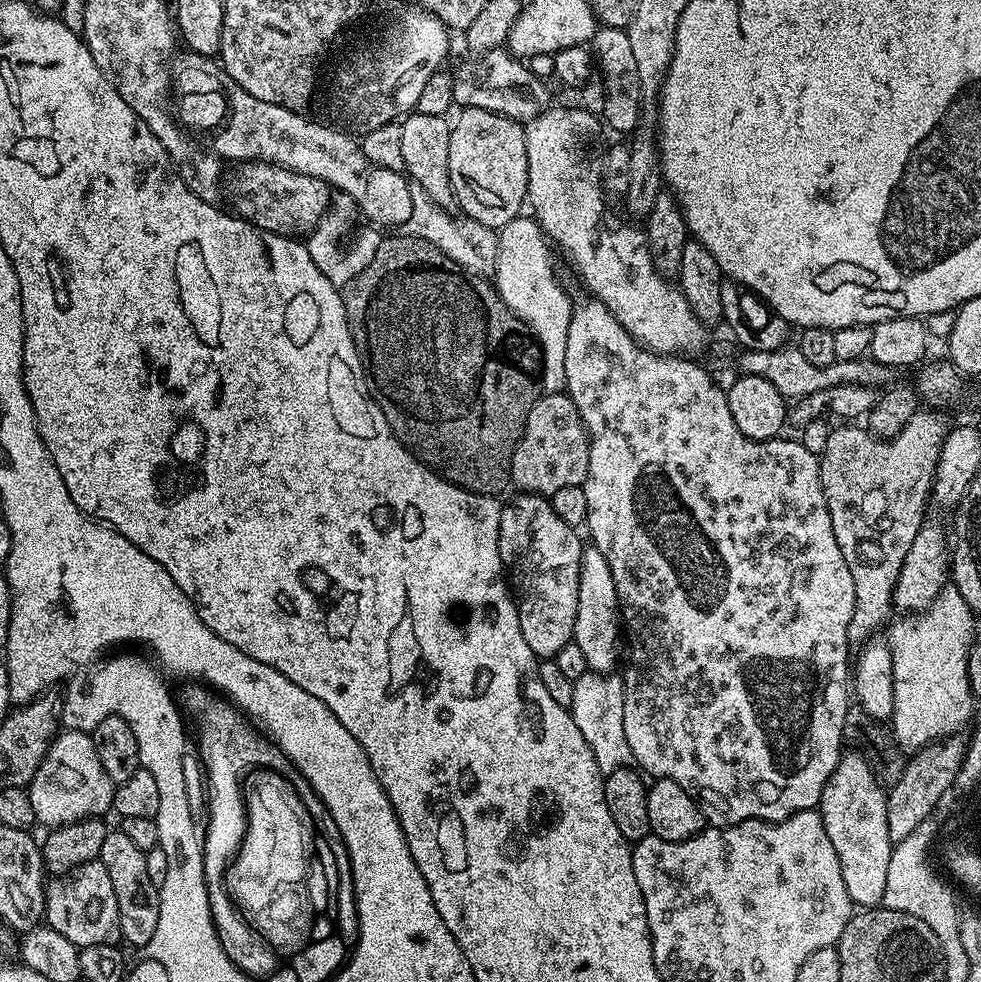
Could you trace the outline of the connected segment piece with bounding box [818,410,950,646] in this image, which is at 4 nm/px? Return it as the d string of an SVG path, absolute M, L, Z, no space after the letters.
M919 410L914 413L905 428L891 439L881 439L873 434L867 427L861 428L832 428L830 438L826 438L826 450L820 453L820 481L826 498L826 506L830 510L830 522L834 526L834 538L838 538L838 550L842 550L842 558L846 558L846 566L850 566L850 578L854 578L854 614L850 614L850 626L848 627L848 642L852 646L863 646L877 635L880 627L883 629L889 623L888 615L894 612L892 595L898 582L898 574L902 572L902 562L906 562L906 550L910 550L918 530L926 522L924 507L930 504L932 494L932 479L938 466L939 451L942 450L944 437L949 432L949 425L940 421L941 413L936 410Z

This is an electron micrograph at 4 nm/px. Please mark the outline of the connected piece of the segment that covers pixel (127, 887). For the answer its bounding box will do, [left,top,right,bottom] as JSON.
[98,830,160,950]

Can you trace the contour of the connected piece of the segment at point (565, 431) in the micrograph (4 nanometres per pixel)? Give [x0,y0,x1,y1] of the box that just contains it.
[509,393,589,498]

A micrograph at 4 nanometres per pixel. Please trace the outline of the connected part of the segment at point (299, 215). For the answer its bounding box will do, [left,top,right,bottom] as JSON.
[226,160,333,238]

